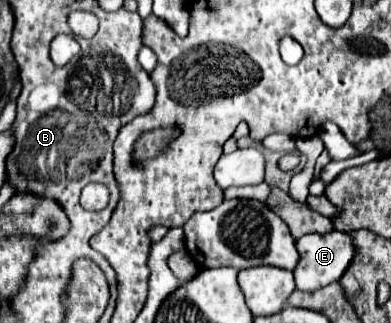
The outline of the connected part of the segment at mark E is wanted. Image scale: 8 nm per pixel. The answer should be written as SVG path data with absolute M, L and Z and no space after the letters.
M329 231L323 235L309 233L301 239L297 239L297 251L301 255L301 261L293 273L295 273L297 289L301 289L301 291L315 291L315 289L321 289L333 281L339 281L357 253L351 235L341 233L341 231Z

